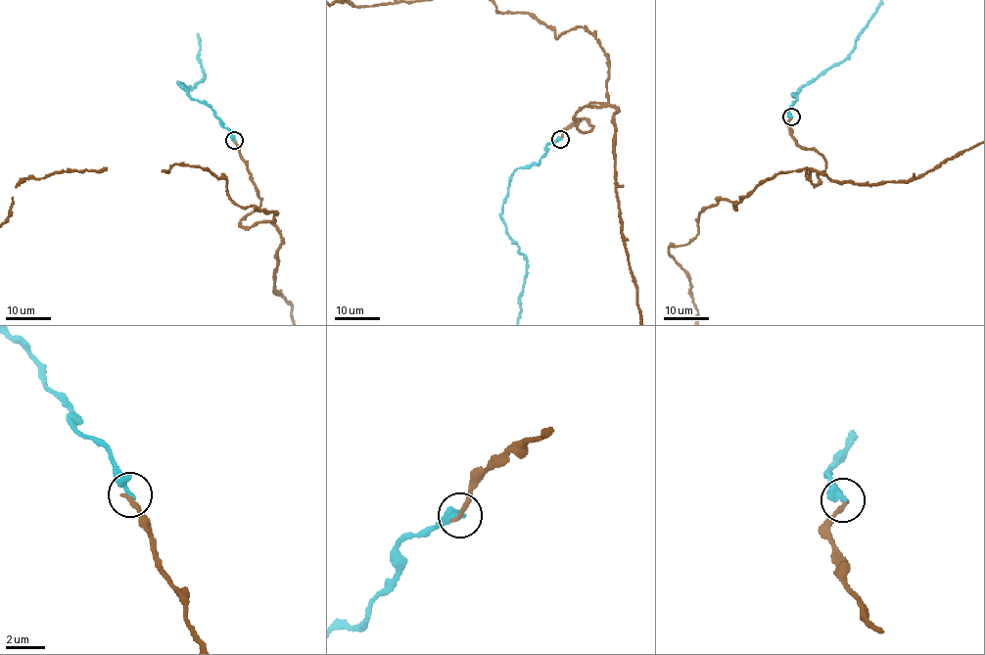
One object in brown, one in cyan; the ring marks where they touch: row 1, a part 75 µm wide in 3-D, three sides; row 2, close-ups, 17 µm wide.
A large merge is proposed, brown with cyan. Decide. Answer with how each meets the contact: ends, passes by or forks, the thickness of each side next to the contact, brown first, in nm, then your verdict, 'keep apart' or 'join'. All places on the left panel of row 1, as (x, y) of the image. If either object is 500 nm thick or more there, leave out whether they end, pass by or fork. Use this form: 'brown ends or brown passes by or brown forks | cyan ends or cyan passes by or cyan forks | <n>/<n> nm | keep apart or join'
brown ends | cyan ends | 240/340 nm | keep apart

